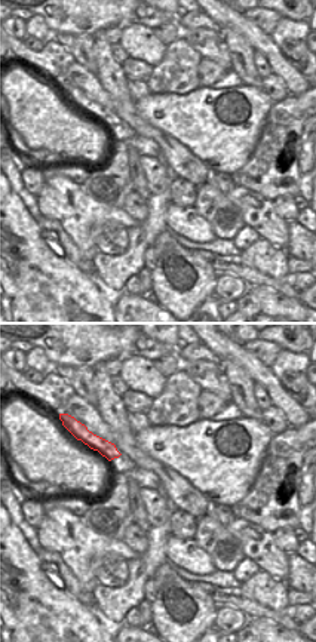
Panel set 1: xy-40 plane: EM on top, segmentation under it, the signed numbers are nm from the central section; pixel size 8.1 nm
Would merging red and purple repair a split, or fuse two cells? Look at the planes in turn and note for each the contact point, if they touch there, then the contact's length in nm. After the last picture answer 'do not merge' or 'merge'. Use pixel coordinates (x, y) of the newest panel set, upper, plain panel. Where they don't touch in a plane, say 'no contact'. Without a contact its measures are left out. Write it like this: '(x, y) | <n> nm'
no contact

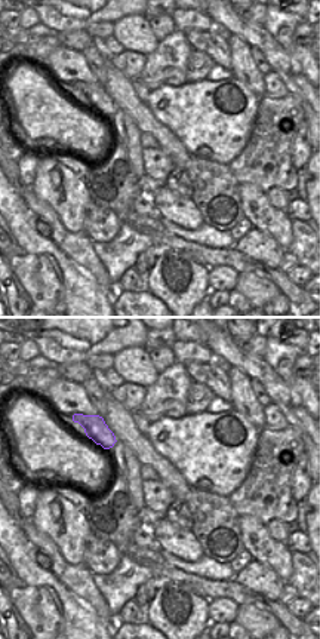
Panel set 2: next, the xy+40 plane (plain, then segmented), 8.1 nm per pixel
no contact

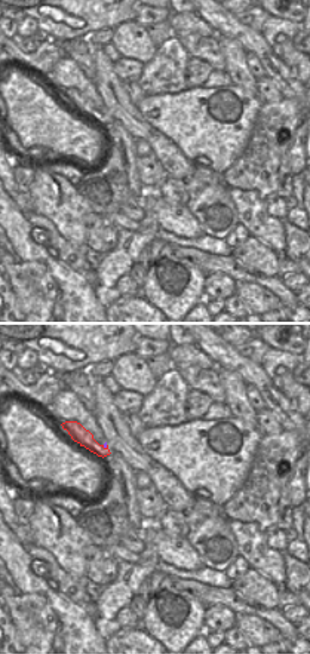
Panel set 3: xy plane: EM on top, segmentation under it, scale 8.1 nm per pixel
(107, 113) | 50 nm

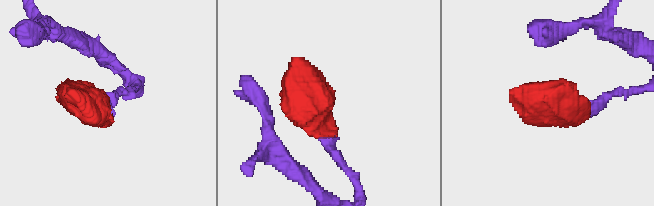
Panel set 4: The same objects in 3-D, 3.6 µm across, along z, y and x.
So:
merge

